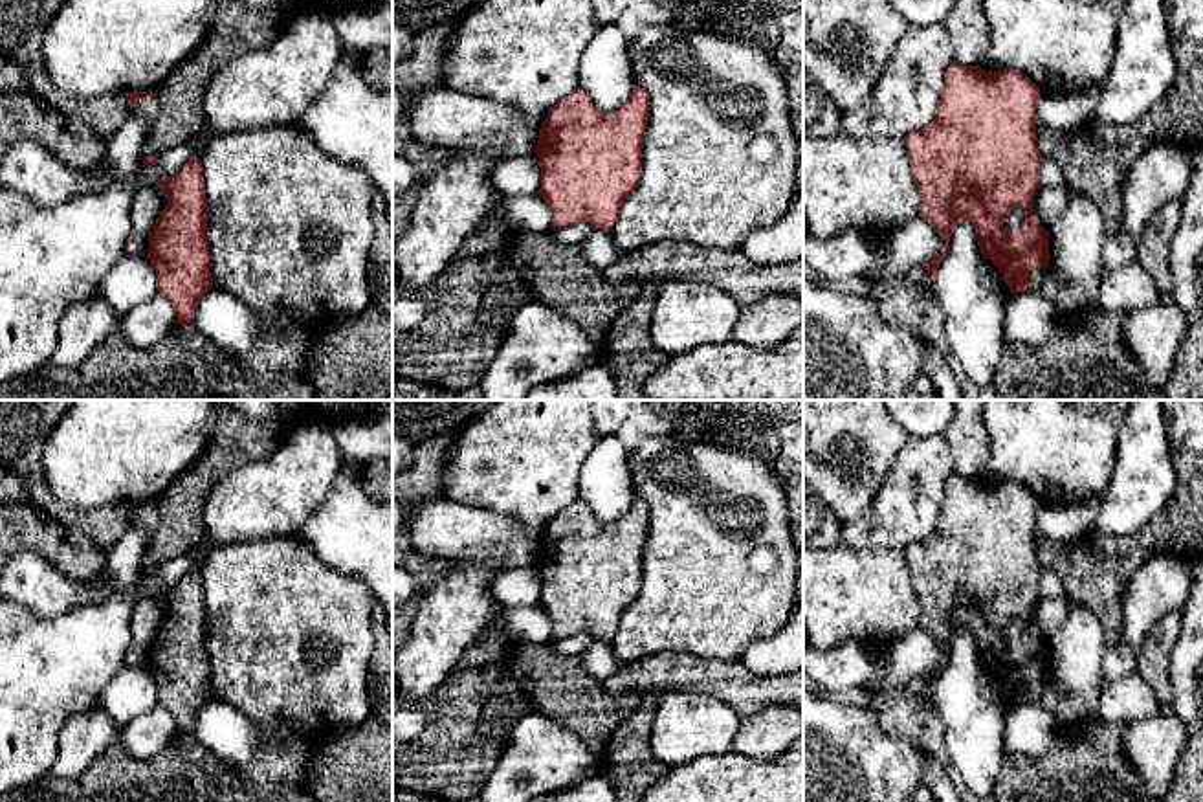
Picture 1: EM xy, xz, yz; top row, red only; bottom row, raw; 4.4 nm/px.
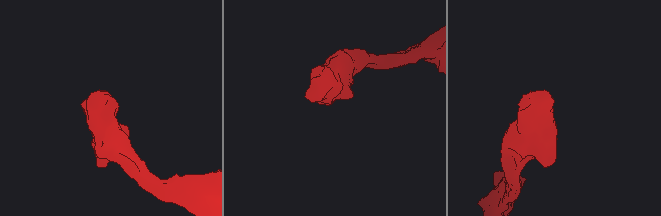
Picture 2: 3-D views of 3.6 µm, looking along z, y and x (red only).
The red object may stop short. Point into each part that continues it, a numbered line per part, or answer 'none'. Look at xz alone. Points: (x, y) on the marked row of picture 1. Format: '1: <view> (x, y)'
none

